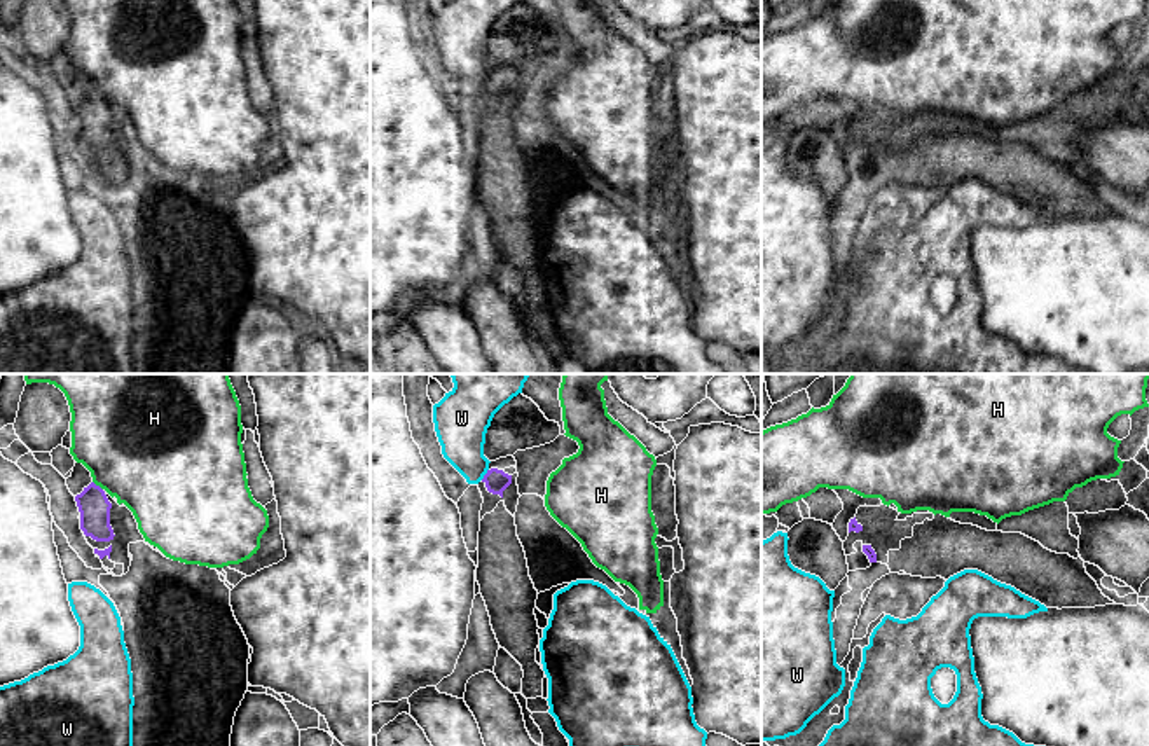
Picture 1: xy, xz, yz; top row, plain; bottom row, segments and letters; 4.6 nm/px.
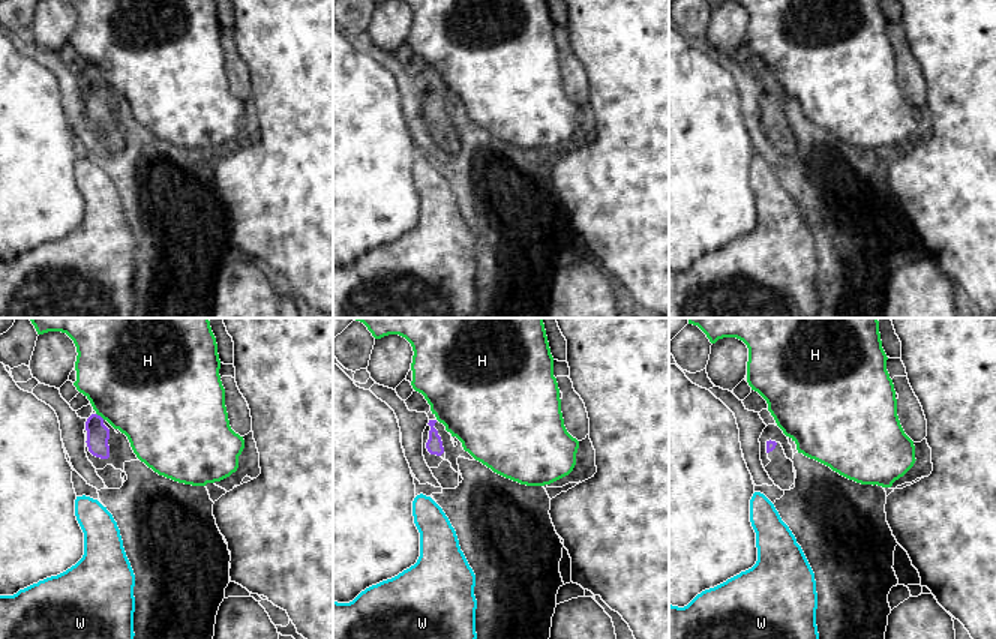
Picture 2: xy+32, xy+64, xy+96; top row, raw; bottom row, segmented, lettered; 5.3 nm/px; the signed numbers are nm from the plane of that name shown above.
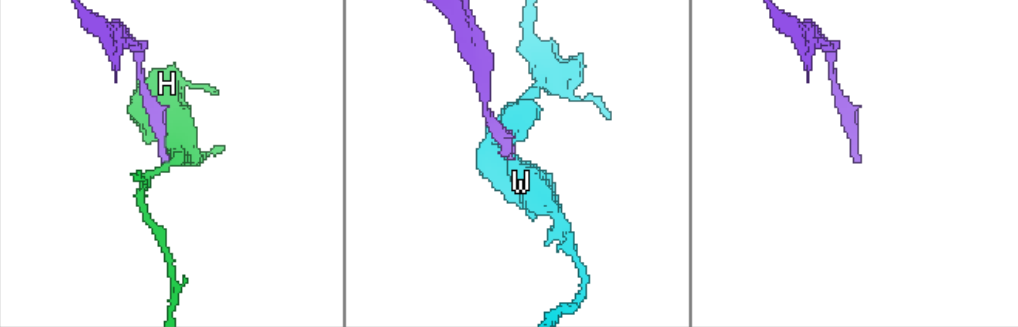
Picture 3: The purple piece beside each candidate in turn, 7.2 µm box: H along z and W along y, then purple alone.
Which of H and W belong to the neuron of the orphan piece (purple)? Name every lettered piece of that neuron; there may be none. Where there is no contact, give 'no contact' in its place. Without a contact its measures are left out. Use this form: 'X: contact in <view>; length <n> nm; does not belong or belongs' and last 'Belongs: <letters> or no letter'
H: contact in xy; length 60 nm; does not belong
W: contact in xz; length 70 nm; does not belong
Belongs: no letter

